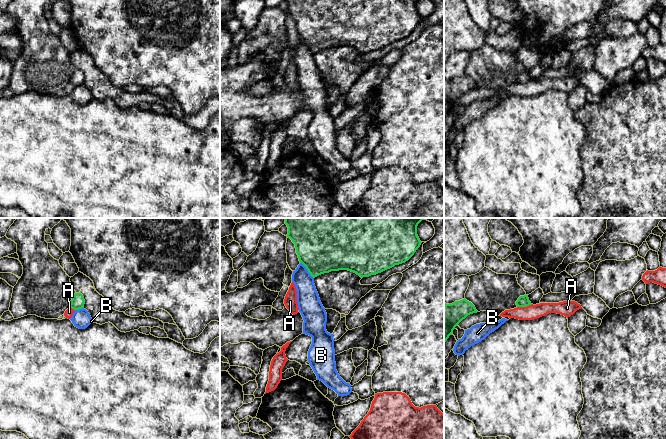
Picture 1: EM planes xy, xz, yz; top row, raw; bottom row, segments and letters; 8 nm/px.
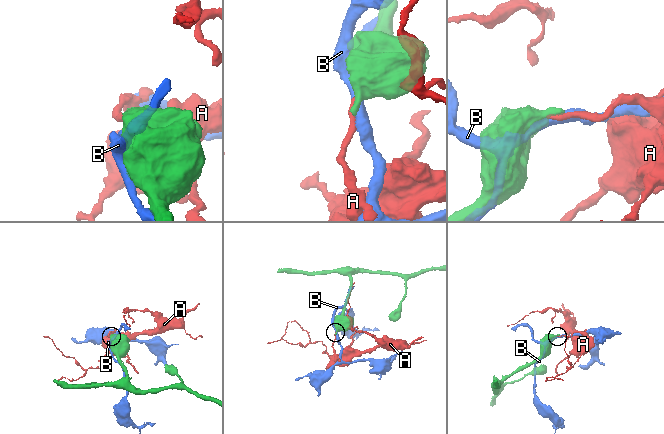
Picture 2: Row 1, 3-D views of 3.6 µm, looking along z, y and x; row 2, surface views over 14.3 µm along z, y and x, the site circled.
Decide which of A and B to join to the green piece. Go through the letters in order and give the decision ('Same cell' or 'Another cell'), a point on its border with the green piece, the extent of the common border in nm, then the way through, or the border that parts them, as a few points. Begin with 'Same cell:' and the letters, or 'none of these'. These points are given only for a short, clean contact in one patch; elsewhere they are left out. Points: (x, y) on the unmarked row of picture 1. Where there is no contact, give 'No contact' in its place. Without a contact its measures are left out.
Same cell: none of these
A: Another cell. Touches green at yz (524, 82). Shared border 120 nm. Boundary: yz (531, 80), (525, 83), (517, 83)
B: Another cell. Touches green at xz (307, 45). Shared border 170 nm

